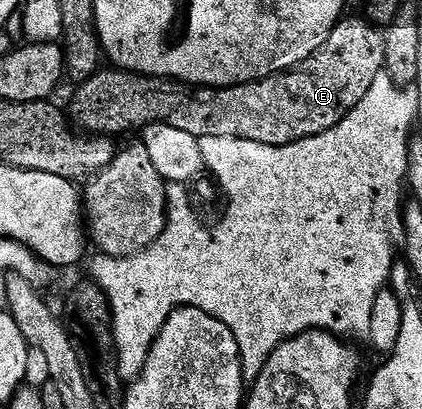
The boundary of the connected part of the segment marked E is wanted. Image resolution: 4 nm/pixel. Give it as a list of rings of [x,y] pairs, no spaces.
[[[344,17],[339,20],[333,33],[329,33],[325,45],[321,45],[317,53],[313,53],[290,71],[279,71],[264,79],[256,79],[253,83],[236,83],[234,87],[196,87],[166,77],[137,75],[118,69],[100,69],[76,86],[79,88],[71,99],[69,119],[76,128],[104,137],[120,137],[119,135],[133,130],[134,127],[142,129],[160,123],[173,125],[173,129],[185,129],[185,133],[193,133],[193,137],[198,139],[233,137],[280,147],[320,135],[337,126],[357,106],[361,97],[369,93],[369,85],[373,85],[373,81],[377,81],[377,77],[384,74],[384,65],[383,31],[367,22],[366,18]]]

